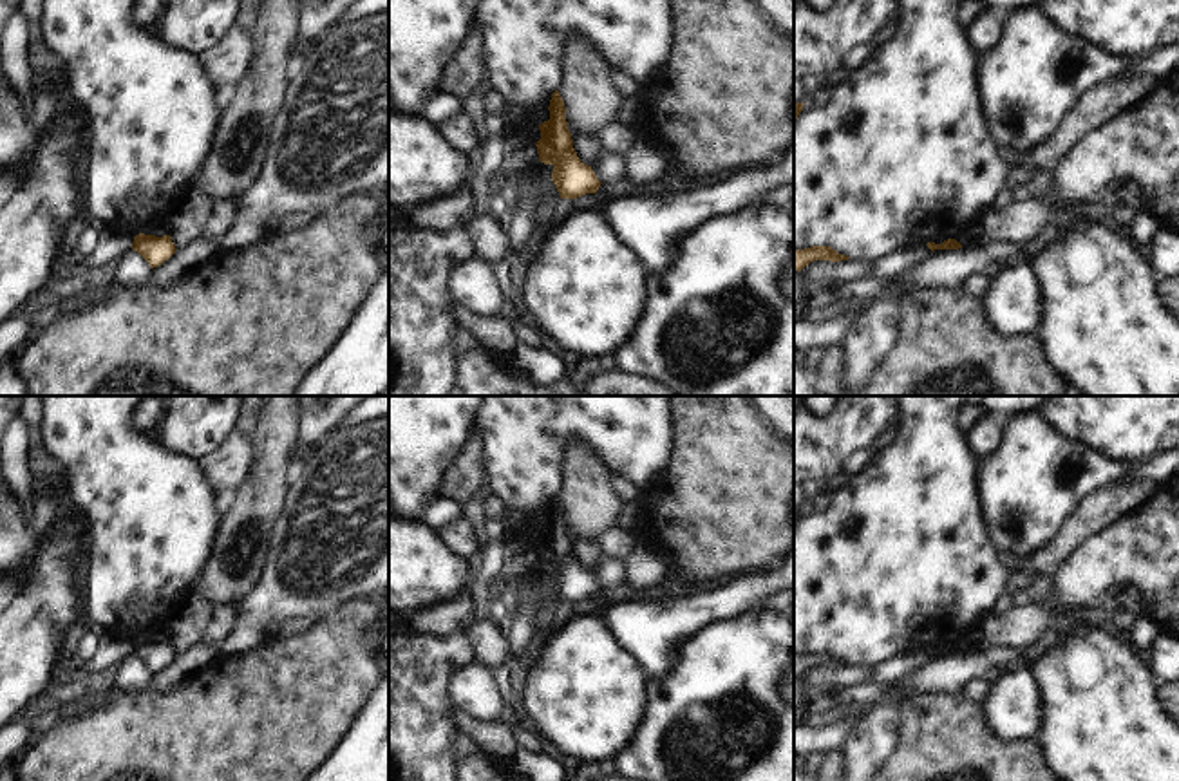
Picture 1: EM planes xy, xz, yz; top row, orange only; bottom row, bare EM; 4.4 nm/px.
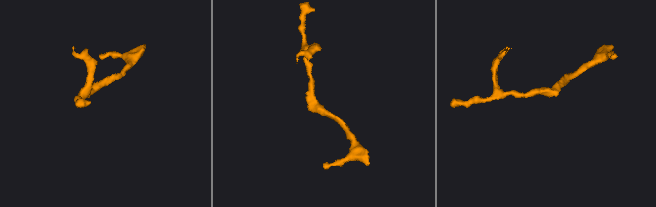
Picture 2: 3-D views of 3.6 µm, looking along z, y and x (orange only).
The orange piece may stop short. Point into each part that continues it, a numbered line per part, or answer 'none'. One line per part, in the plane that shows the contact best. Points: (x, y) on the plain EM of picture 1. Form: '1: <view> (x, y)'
none

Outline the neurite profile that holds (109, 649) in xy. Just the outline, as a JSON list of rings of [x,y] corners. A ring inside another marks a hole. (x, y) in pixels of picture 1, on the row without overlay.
[[[108,633],[98,636],[94,656],[85,662],[87,671],[108,669],[118,663],[123,656],[132,654],[132,640],[118,640]]]

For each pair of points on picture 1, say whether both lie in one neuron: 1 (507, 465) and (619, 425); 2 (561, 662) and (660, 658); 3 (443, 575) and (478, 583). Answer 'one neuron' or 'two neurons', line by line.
1: one neuron
2: two neurons
3: two neurons

